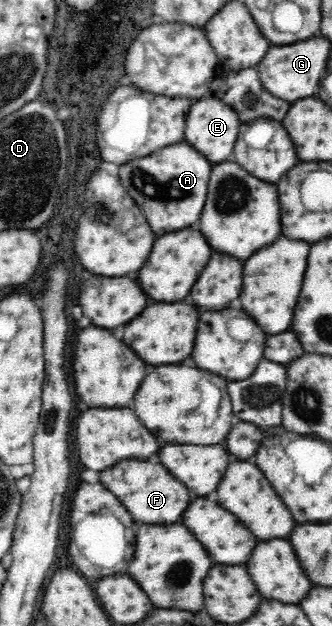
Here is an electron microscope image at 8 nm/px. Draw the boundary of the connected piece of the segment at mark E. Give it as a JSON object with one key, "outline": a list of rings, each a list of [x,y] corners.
{"outline":[[[200,98],[196,104],[193,103],[188,113],[184,136],[186,141],[202,150],[208,160],[216,164],[234,157],[234,146],[242,124],[245,123],[240,120],[234,107],[221,98]]]}

